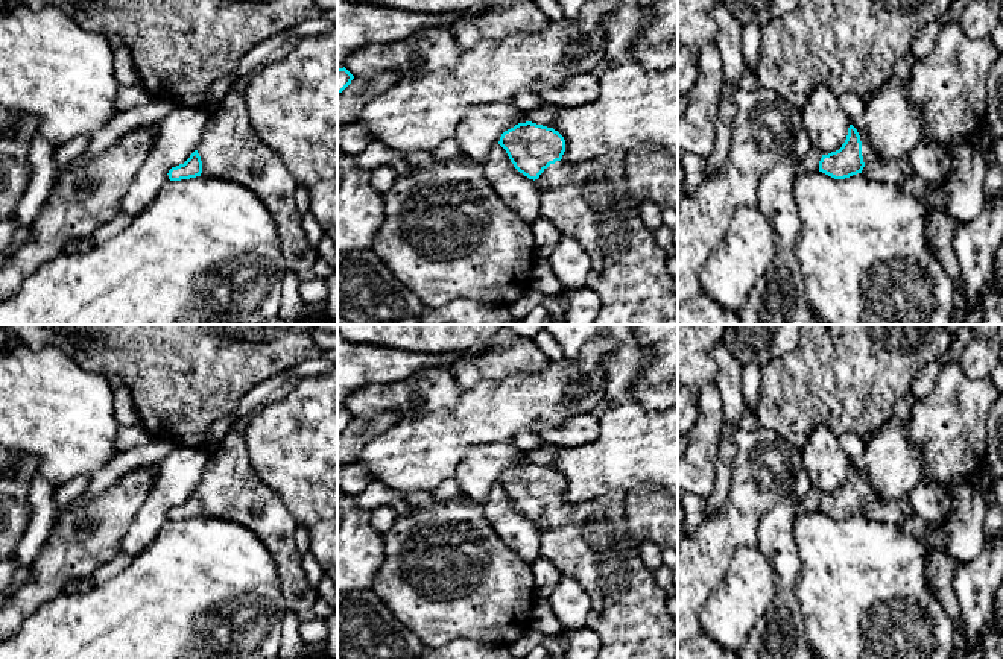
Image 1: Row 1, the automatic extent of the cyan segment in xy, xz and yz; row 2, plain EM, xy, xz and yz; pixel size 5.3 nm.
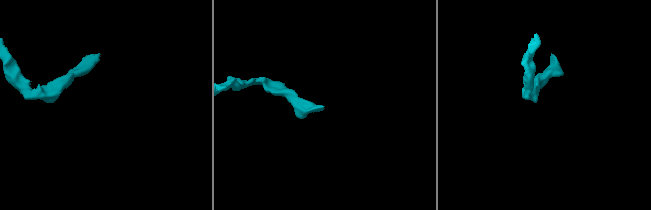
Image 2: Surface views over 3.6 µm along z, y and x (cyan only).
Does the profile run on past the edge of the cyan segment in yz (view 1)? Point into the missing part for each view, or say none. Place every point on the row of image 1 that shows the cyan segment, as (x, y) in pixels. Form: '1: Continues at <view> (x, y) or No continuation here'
1: Continues at yz (892, 172)

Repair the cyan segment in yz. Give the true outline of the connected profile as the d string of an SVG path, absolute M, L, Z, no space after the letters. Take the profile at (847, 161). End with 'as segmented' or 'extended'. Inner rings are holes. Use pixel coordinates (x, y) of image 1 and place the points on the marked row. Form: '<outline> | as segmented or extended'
M850 125L842 147L828 155L822 155L819 172L834 179L845 179L862 173L877 182L898 185L913 170L909 159L880 159L874 153L866 135Z | extended

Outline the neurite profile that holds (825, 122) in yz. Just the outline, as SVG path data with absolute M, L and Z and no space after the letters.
M816 85L802 108L804 129L812 147L828 155L842 147L851 118L839 105L839 97L827 87Z

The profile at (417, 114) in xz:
M588 0L576 20L549 23L539 32L514 32L502 39L482 39L460 50L453 70L430 71L400 80L372 99L354 120L372 141L401 153L432 152L445 140L454 140L459 121L471 108L488 103L511 103L517 91L532 88L536 82L559 85L581 77L605 59L605 17L615 11L615 0Z

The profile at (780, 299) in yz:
M787 155L760 178L757 207L777 231L777 254L763 281L737 313L740 325L816 325L793 252L801 229L793 200L796 175L793 155Z

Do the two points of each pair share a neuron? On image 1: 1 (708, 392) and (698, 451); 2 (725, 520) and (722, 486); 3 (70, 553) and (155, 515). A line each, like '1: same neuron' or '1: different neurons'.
1: same neuron
2: different neurons
3: different neurons

